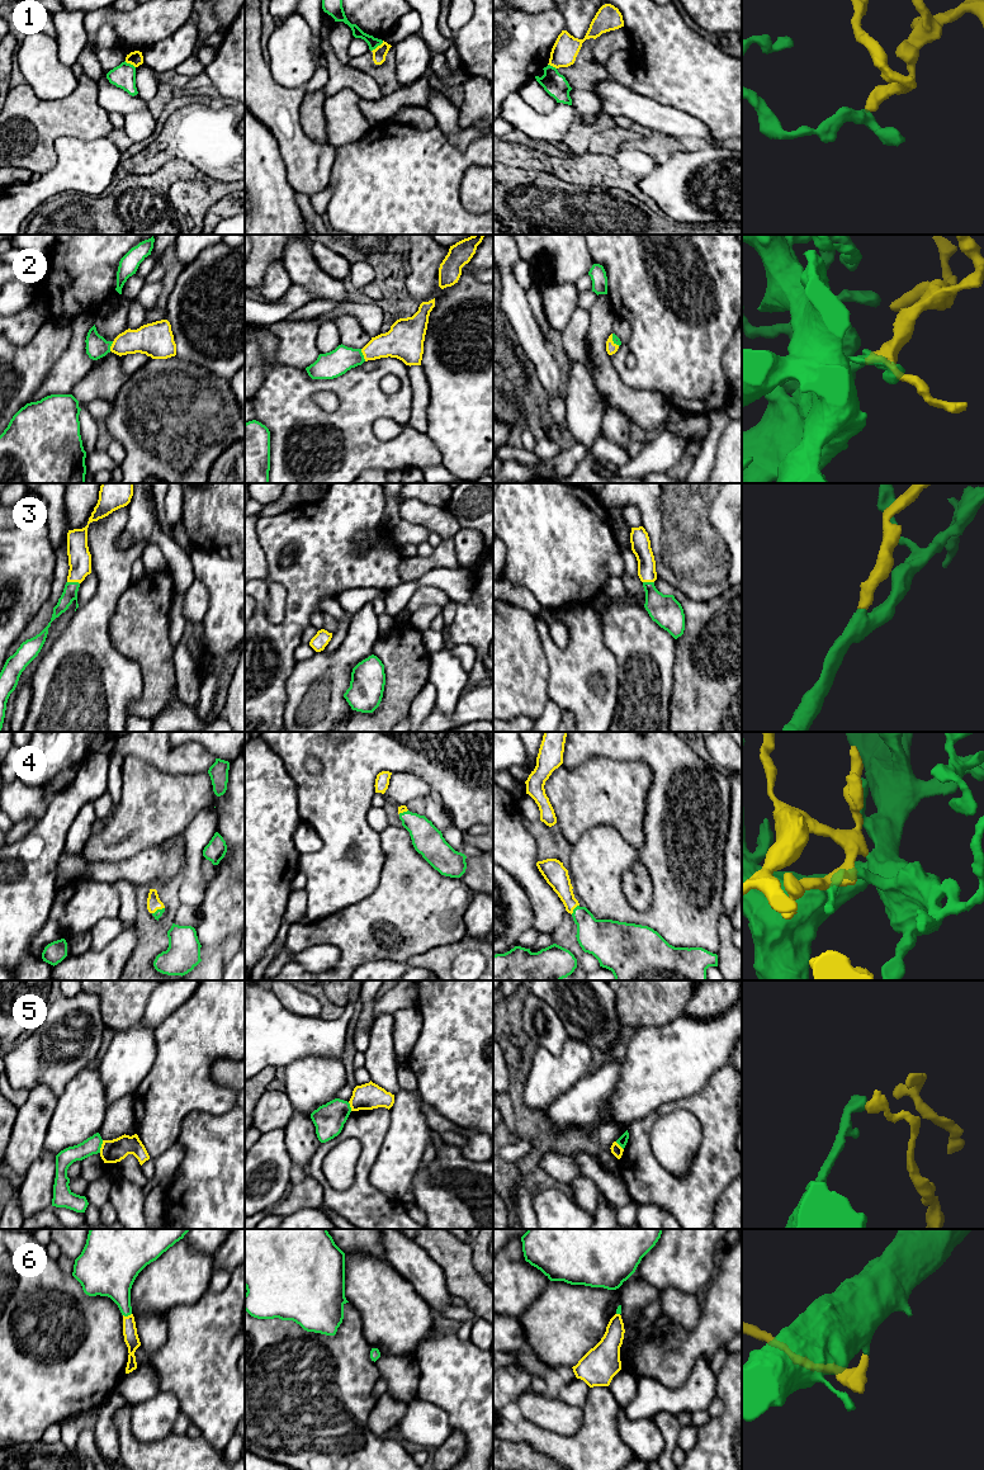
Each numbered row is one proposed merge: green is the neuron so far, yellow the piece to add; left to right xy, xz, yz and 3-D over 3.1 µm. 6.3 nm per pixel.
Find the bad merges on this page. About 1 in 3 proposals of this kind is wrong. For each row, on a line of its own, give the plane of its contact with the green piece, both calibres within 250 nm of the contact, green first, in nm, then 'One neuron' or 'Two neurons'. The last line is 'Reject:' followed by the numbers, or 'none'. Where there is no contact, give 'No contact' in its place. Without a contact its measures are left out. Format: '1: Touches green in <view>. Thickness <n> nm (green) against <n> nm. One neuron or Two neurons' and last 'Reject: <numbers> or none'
1: Touches green in xz. Thickness 70 nm (green) against 90 nm. Two neurons
2: Touches green in xz. Thickness 170 nm (green) against 200 nm. One neuron
3: Touches green in xy. Thickness 100 nm (green) against 140 nm. One neuron
4: Touches green in yz. Thickness 240 nm (green) against 150 nm. One neuron
5: Touches green in xy. Thickness 110 nm (green) against 150 nm. Two neurons
6: Touches green in xy. Thickness 240 nm (green) against 90 nm. One neuron
Reject: 1, 5

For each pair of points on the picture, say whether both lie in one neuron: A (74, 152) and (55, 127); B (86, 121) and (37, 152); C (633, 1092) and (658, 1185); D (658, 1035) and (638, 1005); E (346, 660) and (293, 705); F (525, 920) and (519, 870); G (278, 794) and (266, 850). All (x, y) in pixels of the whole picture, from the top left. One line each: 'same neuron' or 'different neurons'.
A: different neurons
B: same neuron
C: different neurons
D: different neurons
E: same neuron
F: different neurons
G: same neuron

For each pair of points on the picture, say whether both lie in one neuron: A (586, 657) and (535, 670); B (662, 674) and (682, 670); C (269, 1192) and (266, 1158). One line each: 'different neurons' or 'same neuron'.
A: different neurons
B: different neurons
C: same neuron

